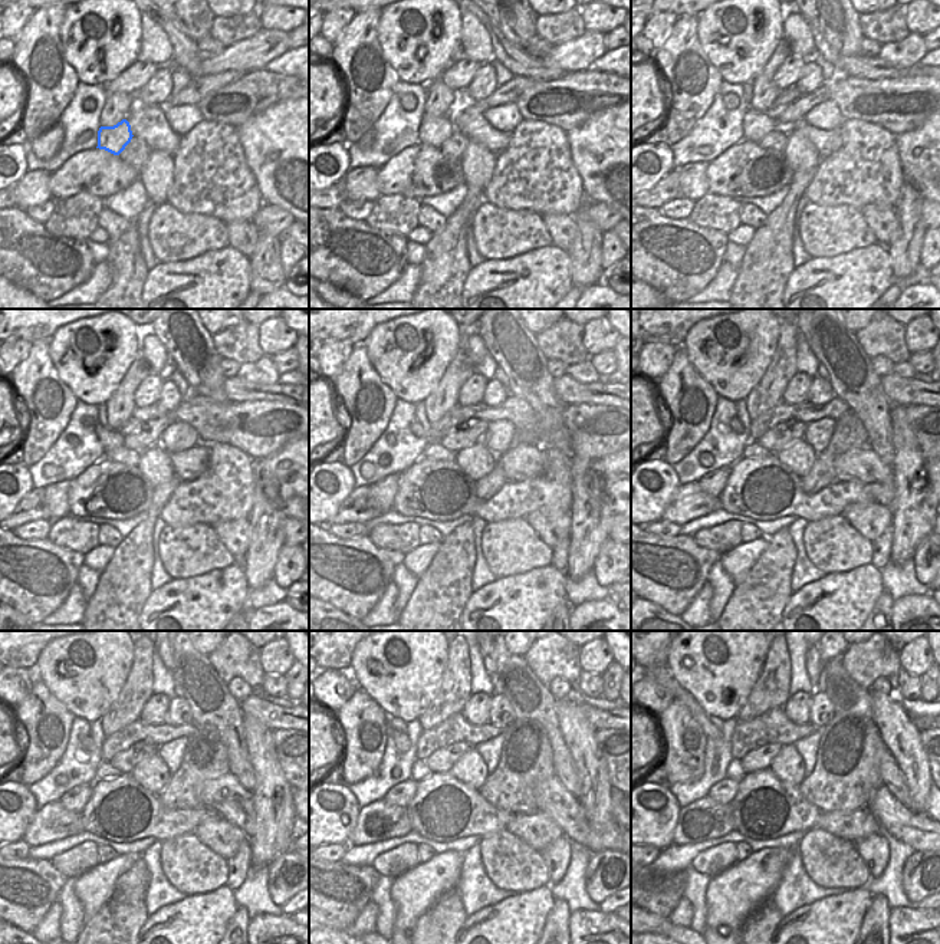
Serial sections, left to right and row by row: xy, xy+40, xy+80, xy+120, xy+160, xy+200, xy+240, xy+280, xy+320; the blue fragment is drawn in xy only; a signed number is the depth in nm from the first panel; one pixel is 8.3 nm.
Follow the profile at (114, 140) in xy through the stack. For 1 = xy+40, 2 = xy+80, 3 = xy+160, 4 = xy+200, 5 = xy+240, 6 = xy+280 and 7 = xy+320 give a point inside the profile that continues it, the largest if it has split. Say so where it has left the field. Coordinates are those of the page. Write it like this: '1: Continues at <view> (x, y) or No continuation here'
1: Continues at xy+40 (433, 131)
2: Continues at xy+80 (755, 125)
3: Continues at xy+160 (417, 430)
4: Continues at xy+200 (735, 424)
5: Continues at xy+240 (86, 743)
6: Continues at xy+280 (403, 743)
7: Continues at xy+320 (663, 676).

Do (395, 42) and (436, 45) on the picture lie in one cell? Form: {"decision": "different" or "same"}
{"decision": "same"}

